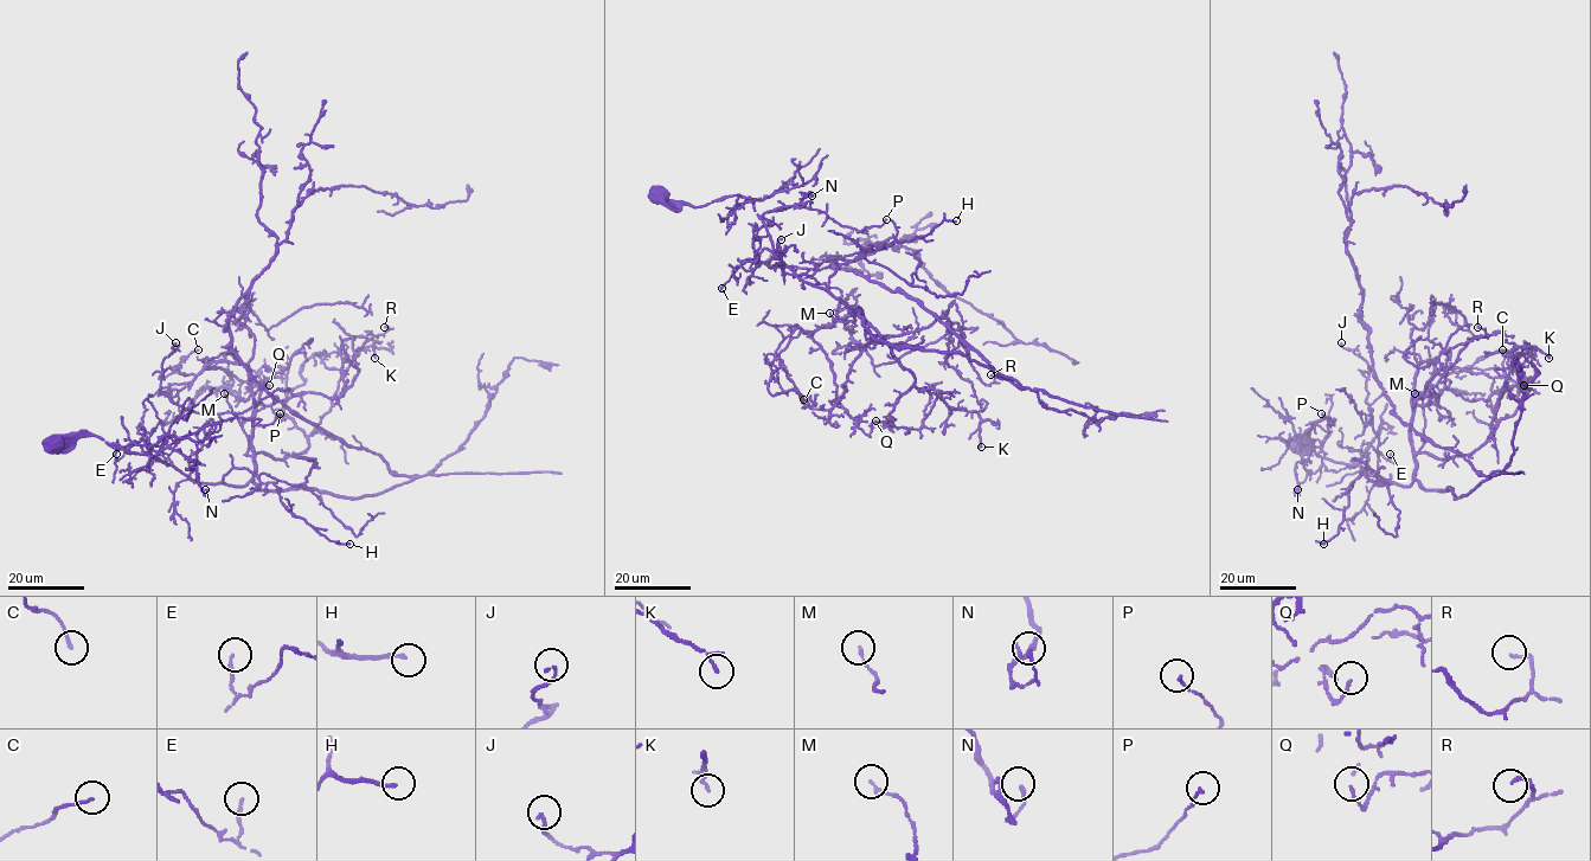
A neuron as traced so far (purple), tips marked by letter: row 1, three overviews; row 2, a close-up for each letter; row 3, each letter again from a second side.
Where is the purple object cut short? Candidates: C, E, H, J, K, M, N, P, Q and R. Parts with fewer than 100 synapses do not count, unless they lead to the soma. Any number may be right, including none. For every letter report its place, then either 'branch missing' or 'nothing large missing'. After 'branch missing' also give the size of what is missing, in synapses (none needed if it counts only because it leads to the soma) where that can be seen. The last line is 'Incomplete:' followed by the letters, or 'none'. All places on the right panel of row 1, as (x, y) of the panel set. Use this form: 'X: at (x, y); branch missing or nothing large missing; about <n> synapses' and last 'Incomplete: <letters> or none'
C: at (1502, 349); nothing large missing
E: at (1390, 454); nothing large missing
H: at (1323, 544); nothing large missing
J: at (1341, 342); nothing large missing
K: at (1548, 358); nothing large missing
M: at (1415, 393); nothing large missing
N: at (1297, 489); nothing large missing
P: at (1321, 413); nothing large missing
Q: at (1524, 385); nothing large missing
R: at (1477, 327); nothing large missing
Incomplete: none

